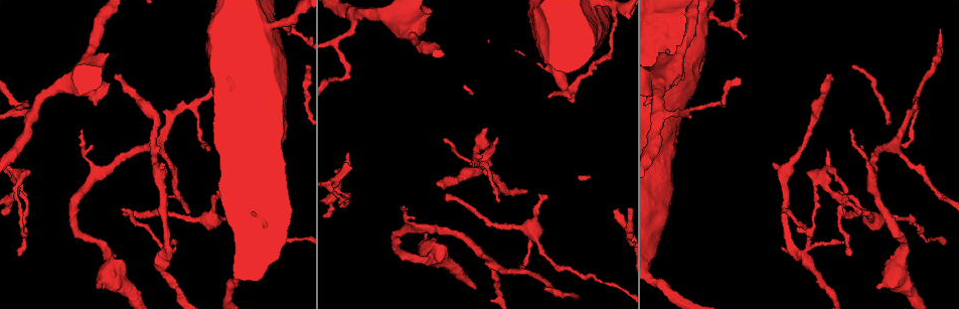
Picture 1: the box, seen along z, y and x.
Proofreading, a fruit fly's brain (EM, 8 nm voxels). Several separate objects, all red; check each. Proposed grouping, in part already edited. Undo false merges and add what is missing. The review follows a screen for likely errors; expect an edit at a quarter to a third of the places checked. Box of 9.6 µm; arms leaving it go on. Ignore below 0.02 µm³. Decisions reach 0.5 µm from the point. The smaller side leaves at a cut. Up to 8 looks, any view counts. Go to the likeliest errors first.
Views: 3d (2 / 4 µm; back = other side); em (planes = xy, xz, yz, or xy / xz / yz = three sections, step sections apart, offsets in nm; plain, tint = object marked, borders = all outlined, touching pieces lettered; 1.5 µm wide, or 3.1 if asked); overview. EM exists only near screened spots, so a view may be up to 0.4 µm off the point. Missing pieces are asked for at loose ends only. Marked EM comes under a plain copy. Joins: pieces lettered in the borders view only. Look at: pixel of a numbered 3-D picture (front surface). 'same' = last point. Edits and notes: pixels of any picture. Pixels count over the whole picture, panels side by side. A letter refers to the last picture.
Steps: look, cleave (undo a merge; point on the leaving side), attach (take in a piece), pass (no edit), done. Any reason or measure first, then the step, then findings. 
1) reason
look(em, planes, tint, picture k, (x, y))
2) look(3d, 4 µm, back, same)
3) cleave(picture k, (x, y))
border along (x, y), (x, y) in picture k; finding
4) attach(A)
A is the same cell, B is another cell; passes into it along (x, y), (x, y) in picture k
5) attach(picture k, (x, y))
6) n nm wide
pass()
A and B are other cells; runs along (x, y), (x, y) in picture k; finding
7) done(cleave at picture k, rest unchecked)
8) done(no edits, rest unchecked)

end of a long branch
look(3d, 4 µm, back, picture 1, (445, 197))

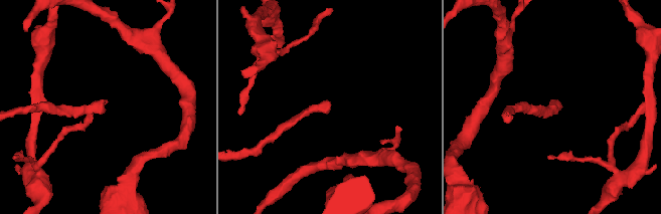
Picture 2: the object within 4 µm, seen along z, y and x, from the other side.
now the EM
look(em, xz, step 8, tint, picture 2, (330, 104))

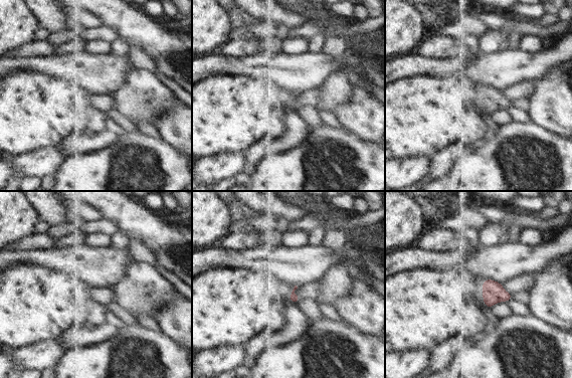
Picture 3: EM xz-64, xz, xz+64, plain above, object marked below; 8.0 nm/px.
another direction
look(em, planes, borders, same)

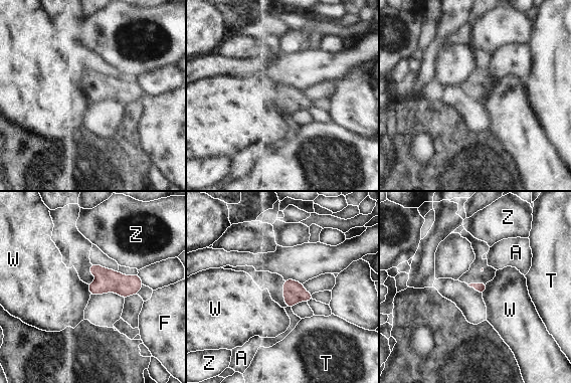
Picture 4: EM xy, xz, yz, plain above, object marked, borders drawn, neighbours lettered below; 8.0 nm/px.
80 nm wide
pass()
A, F, T, W and Z are other cells; border along (487, 283), (487, 288), (482, 294) in picture 4; none of them fits

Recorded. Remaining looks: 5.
tapers out
look(3d, 4 µm, picture 1, (842, 242))

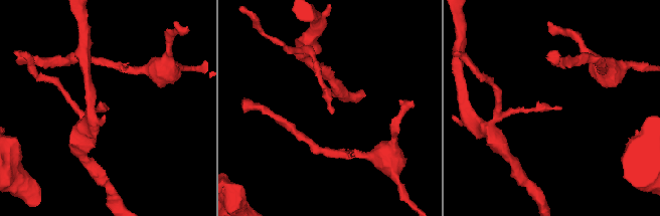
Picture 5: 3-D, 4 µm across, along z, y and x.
now the EM
look(em, planes, borders, picture 5, (106, 110))

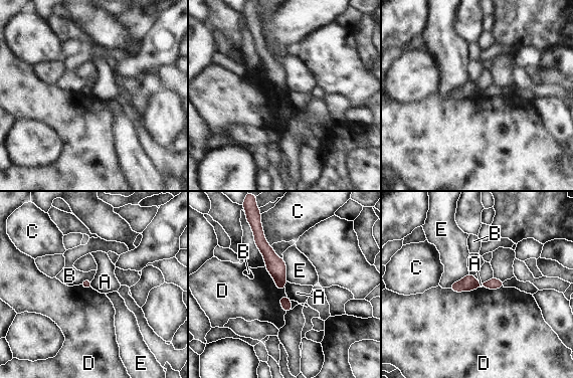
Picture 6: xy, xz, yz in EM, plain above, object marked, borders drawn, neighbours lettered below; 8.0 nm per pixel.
pass()
A, B, C, D and E are other cells; runs along (259, 233), (280, 287) in picture 6; none of them fits

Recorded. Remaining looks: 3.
calibre changes
look(3d, 4 µm, picture 1, (431, 257))

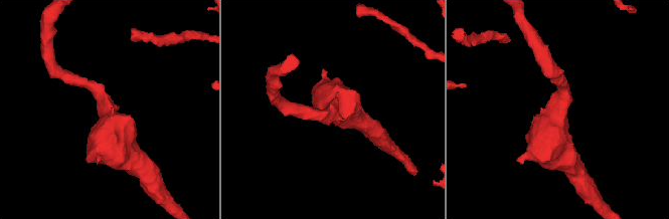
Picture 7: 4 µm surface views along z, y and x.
arms of 200, 420 nm
look(em, 3.1 µm, planes, borders, picture 7, (335, 109))

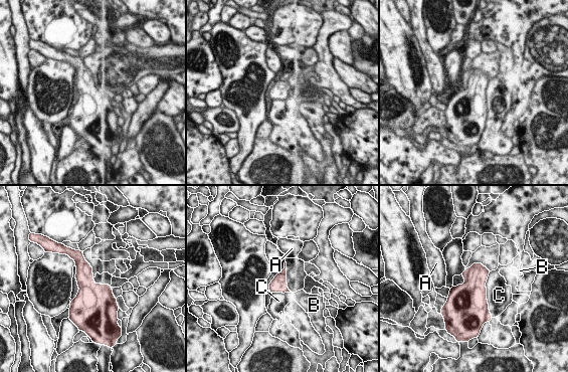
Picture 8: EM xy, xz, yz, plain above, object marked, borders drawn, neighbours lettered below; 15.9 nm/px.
pass()
A, B and C are other cells; all the same cell

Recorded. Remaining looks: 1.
done(no edits, rest unchecked)

